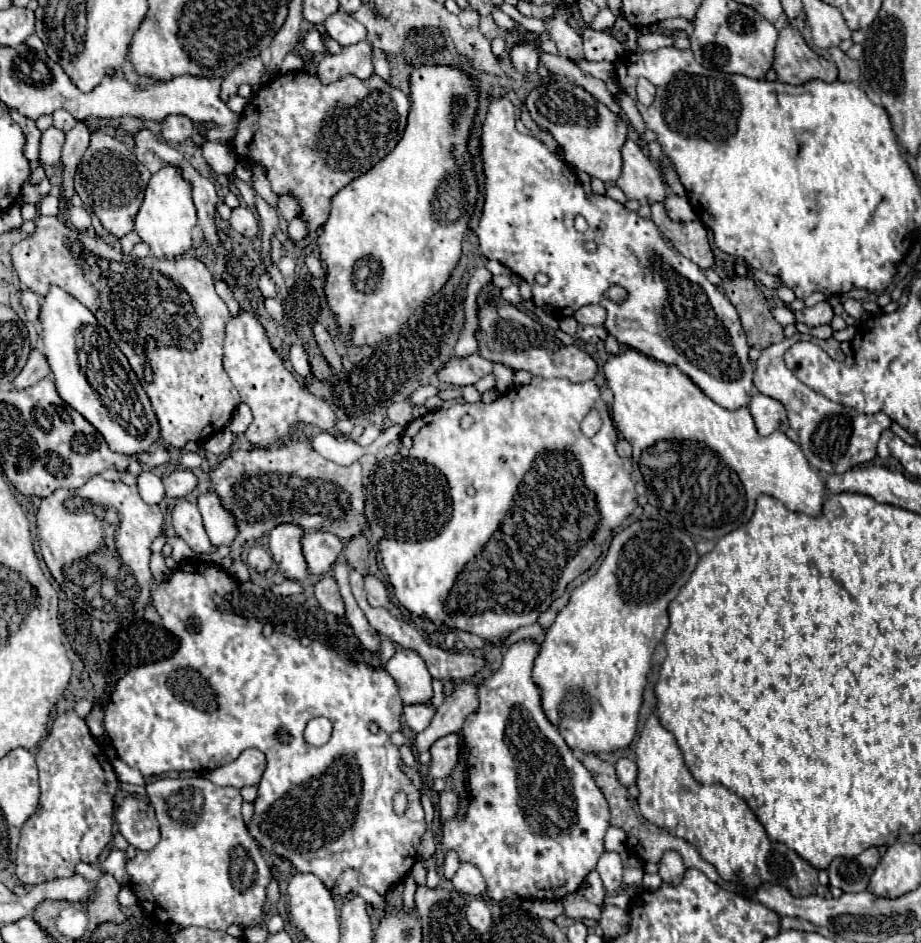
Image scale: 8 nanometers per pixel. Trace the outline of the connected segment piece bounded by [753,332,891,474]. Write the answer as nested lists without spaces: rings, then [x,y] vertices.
[[[795,334],[791,338],[785,338],[779,344],[773,344],[765,350],[761,350],[761,356],[755,364],[755,374],[753,374],[753,384],[755,388],[765,394],[771,396],[779,402],[783,402],[793,414],[789,414],[789,426],[793,430],[797,430],[799,434],[799,446],[803,450],[803,454],[807,456],[809,464],[821,472],[827,474],[843,474],[849,468],[857,466],[857,464],[865,464],[869,460],[875,458],[877,454],[877,442],[883,430],[887,430],[891,426],[891,418],[883,412],[877,414],[859,414],[853,408],[847,408],[843,404],[835,404],[829,398],[825,398],[823,394],[807,388],[803,382],[799,382],[791,370],[787,370],[785,362],[783,362],[783,354],[799,340],[813,340],[815,344],[819,344],[833,360],[845,360],[845,354],[839,346],[839,342],[835,338],[829,340],[819,340],[811,334]]]

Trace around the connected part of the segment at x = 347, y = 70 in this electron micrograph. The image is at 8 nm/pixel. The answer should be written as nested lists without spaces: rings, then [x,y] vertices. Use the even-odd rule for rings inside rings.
[[[363,40],[353,46],[345,46],[341,54],[325,54],[317,66],[317,76],[323,84],[337,82],[349,74],[361,80],[367,80],[373,74],[369,42]]]

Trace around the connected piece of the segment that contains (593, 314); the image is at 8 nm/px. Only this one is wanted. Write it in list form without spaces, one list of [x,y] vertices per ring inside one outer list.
[[[583,306],[583,308],[579,308],[573,316],[575,316],[575,320],[577,320],[579,324],[603,326],[607,312],[603,310],[603,306]]]

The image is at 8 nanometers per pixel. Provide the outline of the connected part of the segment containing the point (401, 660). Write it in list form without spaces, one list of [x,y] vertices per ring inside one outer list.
[[[405,648],[397,650],[395,656],[387,662],[385,670],[395,680],[403,704],[431,702],[431,674],[427,672],[427,666],[417,652]]]

